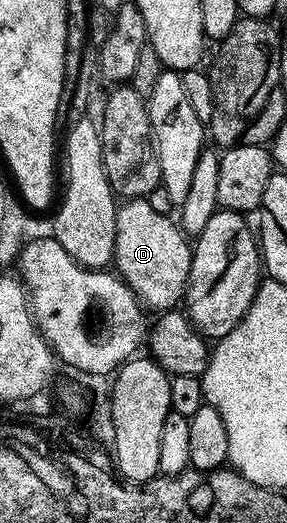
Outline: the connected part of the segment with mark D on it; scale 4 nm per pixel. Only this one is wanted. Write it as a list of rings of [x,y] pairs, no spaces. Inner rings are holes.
[[[130,198],[116,210],[114,268],[146,308],[166,311],[176,308],[186,296],[192,269],[192,246],[178,224],[168,215],[154,211],[148,198]]]

